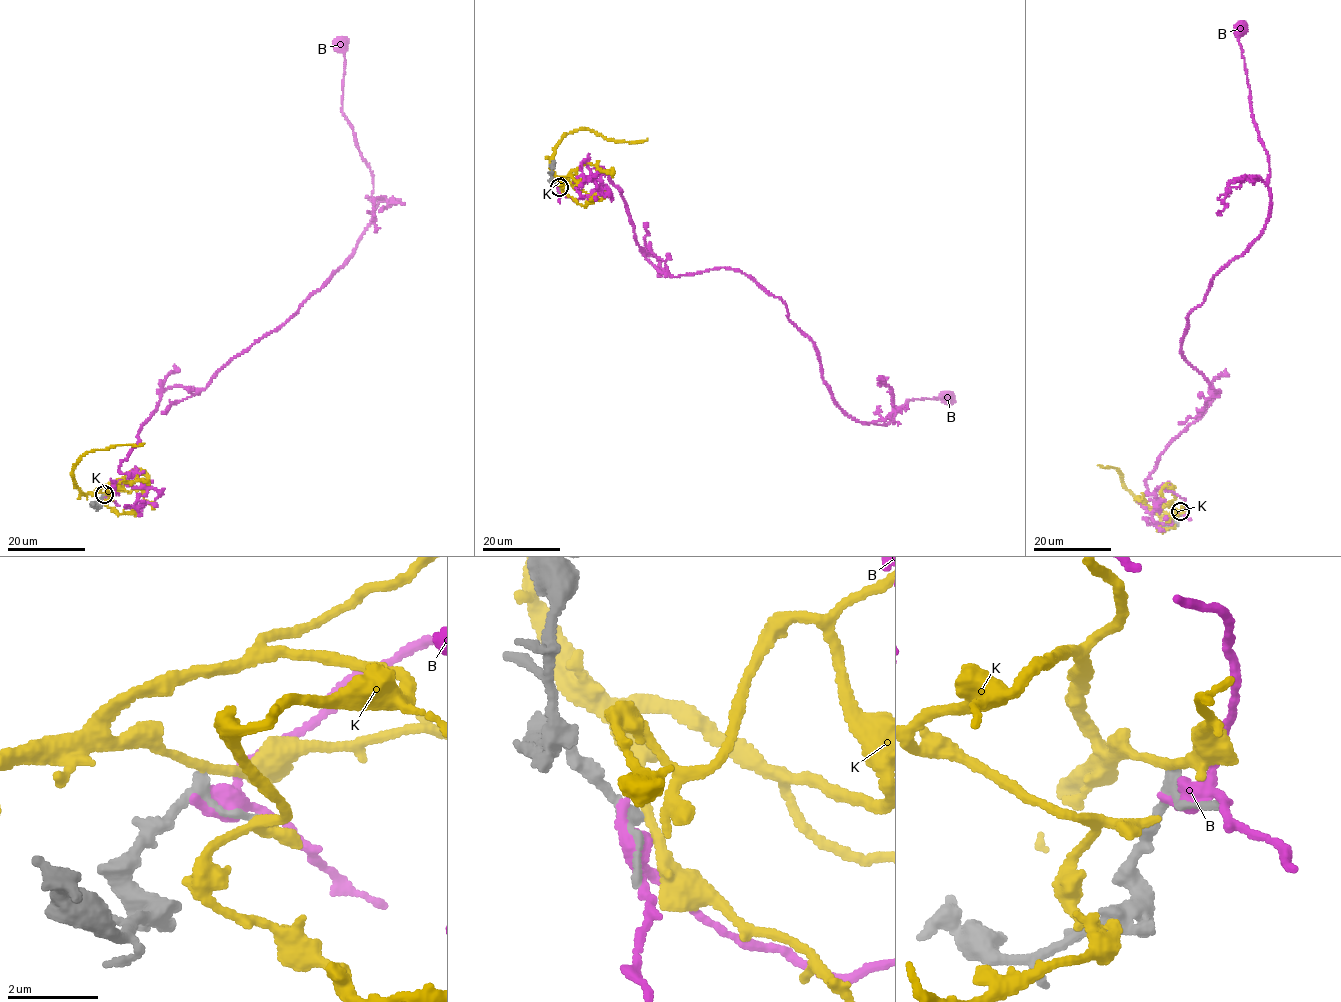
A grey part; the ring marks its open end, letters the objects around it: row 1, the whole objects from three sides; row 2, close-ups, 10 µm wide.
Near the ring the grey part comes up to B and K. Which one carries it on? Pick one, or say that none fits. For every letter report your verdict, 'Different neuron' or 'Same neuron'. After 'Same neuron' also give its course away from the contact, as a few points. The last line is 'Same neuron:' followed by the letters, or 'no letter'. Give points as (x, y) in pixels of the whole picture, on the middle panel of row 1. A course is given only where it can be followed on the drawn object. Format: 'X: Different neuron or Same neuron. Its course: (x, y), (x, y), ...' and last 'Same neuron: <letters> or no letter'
B: Different neuron
K: Different neuron
Same neuron: no letter

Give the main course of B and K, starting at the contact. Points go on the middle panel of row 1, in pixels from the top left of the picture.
B: (558, 187), (581, 199), (602, 167), (660, 271), (729, 267), (783, 301), (856, 420), (949, 397)
K: (560, 186), (551, 170), (550, 157), (556, 143), (567, 133), (587, 129), (618, 140), (642, 141), (648, 138)

